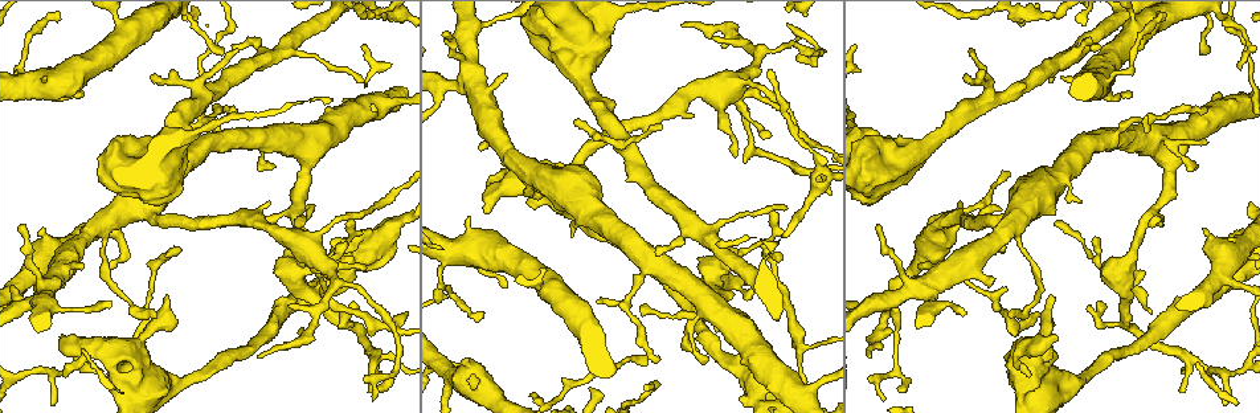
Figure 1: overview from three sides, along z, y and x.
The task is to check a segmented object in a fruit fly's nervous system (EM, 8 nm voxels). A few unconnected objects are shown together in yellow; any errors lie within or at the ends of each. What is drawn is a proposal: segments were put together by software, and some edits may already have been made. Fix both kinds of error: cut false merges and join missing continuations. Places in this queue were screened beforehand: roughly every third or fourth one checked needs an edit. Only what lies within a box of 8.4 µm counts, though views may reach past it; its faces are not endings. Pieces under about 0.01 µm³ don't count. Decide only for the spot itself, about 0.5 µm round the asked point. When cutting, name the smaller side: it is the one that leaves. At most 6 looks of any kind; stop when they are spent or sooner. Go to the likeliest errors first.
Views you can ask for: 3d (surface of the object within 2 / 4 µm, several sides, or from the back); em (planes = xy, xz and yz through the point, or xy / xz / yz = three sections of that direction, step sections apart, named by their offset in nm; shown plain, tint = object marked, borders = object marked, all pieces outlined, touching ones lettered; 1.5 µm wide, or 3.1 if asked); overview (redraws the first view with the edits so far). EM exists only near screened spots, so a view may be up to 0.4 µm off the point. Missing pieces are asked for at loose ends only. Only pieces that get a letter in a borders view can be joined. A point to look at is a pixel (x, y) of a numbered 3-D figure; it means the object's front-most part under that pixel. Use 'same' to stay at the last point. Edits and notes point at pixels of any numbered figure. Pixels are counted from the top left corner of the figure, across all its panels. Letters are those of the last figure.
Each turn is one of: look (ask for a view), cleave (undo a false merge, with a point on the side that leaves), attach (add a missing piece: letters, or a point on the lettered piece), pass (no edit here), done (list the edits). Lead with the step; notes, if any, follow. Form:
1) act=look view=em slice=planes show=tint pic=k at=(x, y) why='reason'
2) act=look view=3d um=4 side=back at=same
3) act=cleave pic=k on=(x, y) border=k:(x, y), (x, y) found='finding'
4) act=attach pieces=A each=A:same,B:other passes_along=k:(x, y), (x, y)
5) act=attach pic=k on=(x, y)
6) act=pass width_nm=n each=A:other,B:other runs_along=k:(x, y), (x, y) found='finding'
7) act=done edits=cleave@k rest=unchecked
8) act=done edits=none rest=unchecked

act=look view=em slice=xz step=8 show=borders pic=1 at=(43, 226) why='branch stops here'

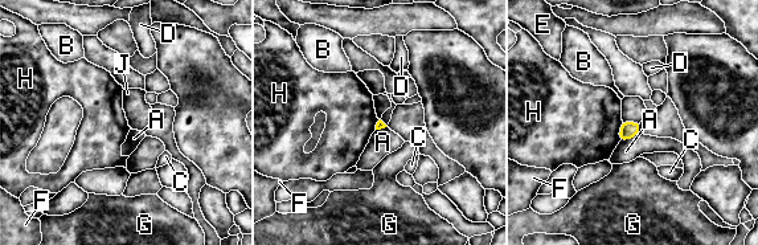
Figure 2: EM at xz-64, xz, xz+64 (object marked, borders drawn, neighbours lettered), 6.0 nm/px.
act=pass each=A:other,B:other,C:other,D:other,E:other,F:other,G:other,H:other,J:other border=2:(622, 121), (618, 141) found='no lettered piece goes on from it'

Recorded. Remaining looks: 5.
act=look view=em slice=planes show=borders pic=1 at=(1132, 92) why='tapers out'

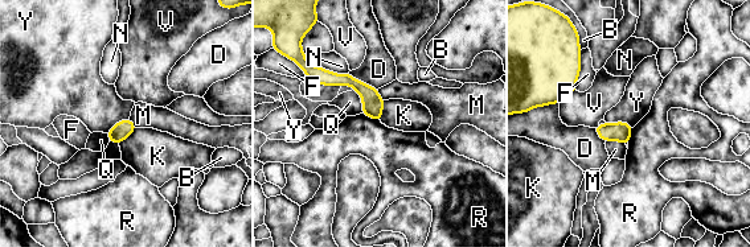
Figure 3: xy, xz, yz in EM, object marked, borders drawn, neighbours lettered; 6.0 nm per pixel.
act=pass width_nm=110 longest_contact=F:240nm each=B:other,D:other,F:other,K:other,M:other,N:other,Q:other,R:other,V:other,Y:other found='none of them fits'

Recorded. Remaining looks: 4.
act=look view=3d um=4 pic=1 at=(750, 142) why='a narrow waist'

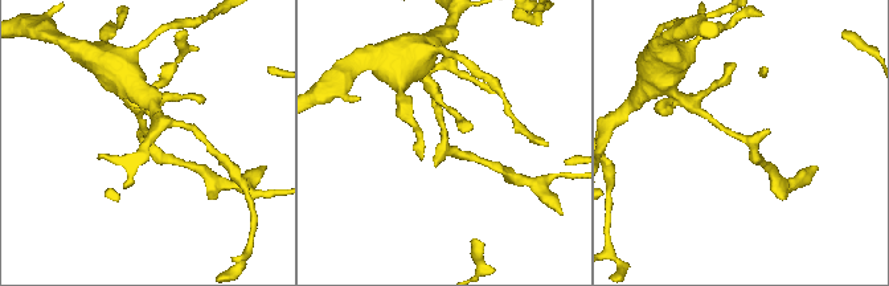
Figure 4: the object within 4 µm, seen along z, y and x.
act=look view=em slice=yz step=4 show=tint pic=4 at=(735, 133)

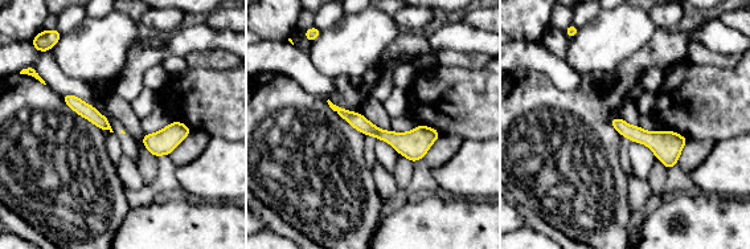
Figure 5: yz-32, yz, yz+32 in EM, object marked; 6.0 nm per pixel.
act=look view=em slice=planes show=borders at=same

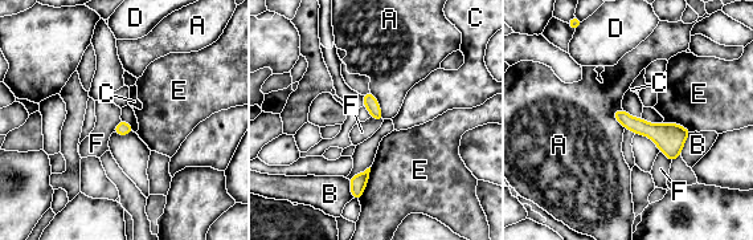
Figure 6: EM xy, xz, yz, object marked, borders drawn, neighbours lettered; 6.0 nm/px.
act=pass width_nm=80 each=A:other,B:other,C:other,D:other,E:other,F:other border=6:(622, 110), (641, 118) found='all the same neuron'

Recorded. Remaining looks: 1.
act=done edits=none rest=unchecked

